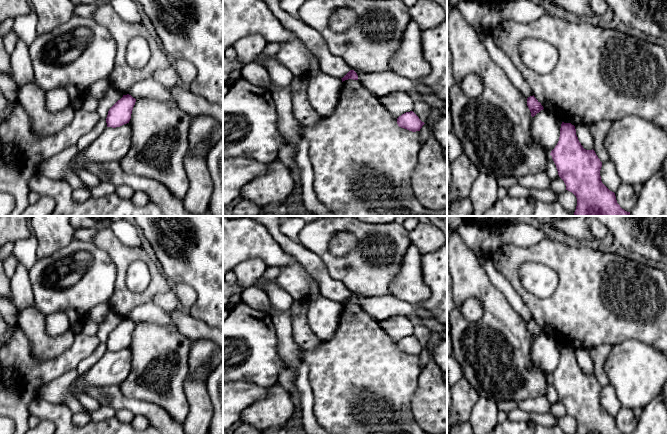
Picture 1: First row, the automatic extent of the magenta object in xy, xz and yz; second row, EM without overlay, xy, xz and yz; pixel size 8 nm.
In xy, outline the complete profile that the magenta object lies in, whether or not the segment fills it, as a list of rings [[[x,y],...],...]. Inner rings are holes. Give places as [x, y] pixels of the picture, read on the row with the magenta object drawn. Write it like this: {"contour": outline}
{"contour": [[[123,95],[108,111],[107,127],[120,127],[129,123],[136,99],[131,95]]]}

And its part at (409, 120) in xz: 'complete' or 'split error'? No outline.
complete

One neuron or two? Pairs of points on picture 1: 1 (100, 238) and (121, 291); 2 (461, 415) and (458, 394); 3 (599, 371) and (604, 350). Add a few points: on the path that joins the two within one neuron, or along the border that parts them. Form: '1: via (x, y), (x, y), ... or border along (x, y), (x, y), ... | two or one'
1: via (113, 250), (121, 258), (121, 278) | one
2: via (461, 410), (461, 399) | one
3: via (599, 366), (599, 355) | one

